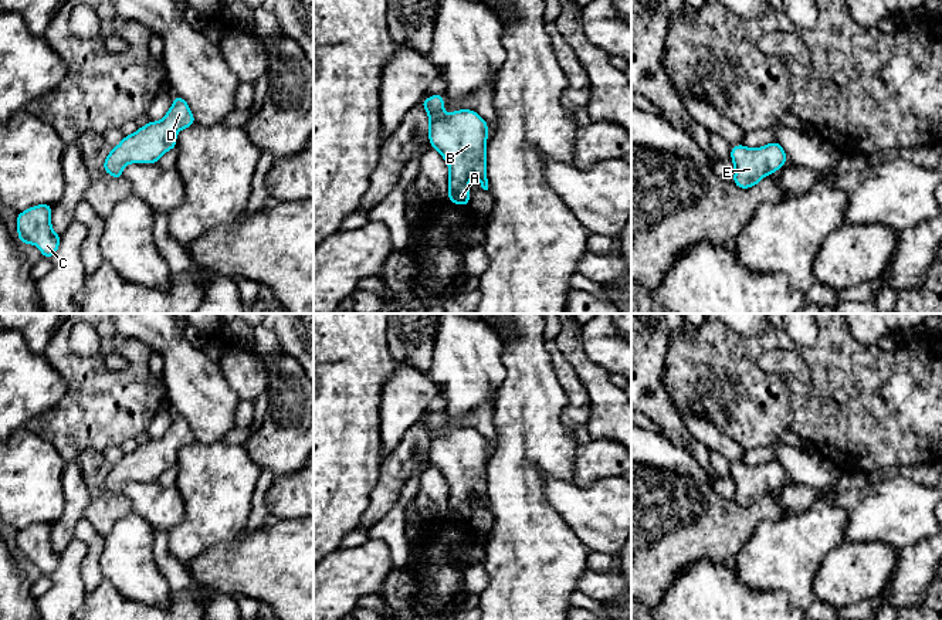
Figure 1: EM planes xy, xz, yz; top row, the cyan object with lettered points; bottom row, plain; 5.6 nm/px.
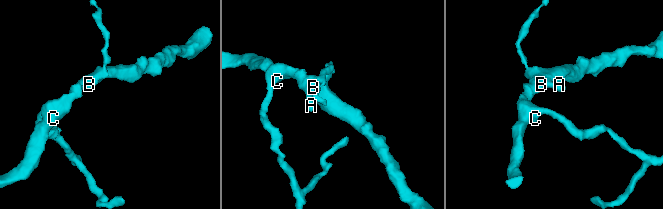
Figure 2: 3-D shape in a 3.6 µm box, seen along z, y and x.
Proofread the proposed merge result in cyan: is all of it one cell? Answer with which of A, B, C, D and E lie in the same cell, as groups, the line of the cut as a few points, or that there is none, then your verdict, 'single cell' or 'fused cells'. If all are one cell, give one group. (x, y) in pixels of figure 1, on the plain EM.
A B C D E; no cut; single cell

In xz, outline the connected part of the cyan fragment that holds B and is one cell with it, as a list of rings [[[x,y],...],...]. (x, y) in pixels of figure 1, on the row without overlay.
[[[441,411],[421,419],[430,437],[430,464],[436,465],[448,482],[448,518],[470,522],[470,497],[475,492],[488,508],[487,457],[488,441],[471,427],[443,431]]]

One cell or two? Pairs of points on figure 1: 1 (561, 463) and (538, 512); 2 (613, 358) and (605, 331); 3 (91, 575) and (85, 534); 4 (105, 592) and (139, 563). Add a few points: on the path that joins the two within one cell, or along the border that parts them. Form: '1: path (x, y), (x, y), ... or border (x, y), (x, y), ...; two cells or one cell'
1: path (535, 447), (522, 449), (517, 466), (517, 487); one cell
2: path (610, 351), (603, 344), (603, 338); one cell
3: path (91, 565), (92, 544); one cell
4: border (104, 578), (122, 595), (142, 602); two cells

